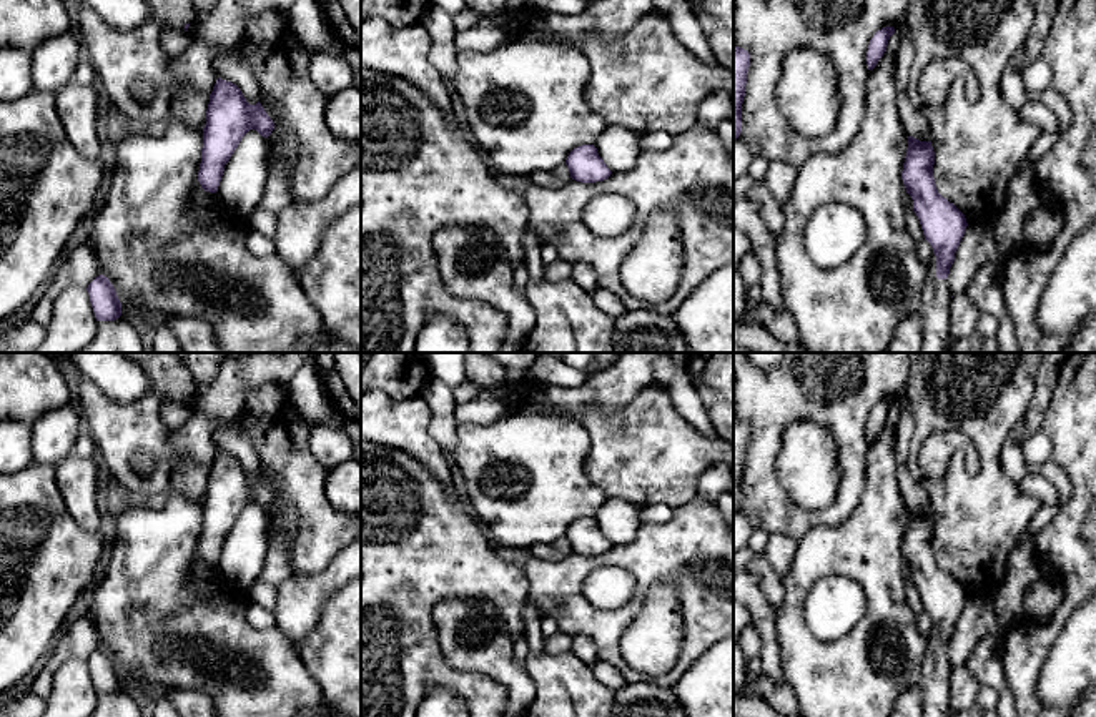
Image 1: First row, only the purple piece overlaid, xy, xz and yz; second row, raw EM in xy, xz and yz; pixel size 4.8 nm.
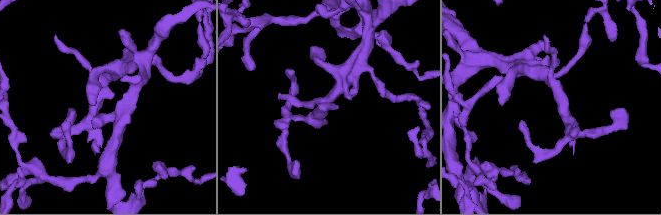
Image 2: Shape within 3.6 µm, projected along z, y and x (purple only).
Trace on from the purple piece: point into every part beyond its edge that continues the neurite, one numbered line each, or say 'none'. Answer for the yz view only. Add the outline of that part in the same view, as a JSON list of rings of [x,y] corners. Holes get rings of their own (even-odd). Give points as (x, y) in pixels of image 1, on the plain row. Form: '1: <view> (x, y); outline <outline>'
1: yz (935, 671); outline [[[936,629],[926,637],[926,654],[921,664],[918,685],[923,694],[921,717],[951,717],[950,677],[951,667],[946,652],[936,650]]]

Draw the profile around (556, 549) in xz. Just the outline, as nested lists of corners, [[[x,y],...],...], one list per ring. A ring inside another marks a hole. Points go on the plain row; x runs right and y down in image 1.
[[[565,536],[546,544],[537,542],[531,546],[527,551],[529,551],[529,556],[537,559],[547,559],[547,561],[559,561],[572,552]]]

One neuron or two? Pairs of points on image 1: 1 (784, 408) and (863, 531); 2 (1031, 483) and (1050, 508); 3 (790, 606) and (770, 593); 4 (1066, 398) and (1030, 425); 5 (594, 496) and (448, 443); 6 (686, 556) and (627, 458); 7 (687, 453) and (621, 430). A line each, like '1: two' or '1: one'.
1: two
2: one
3: two
4: two
5: two
6: two
7: one

